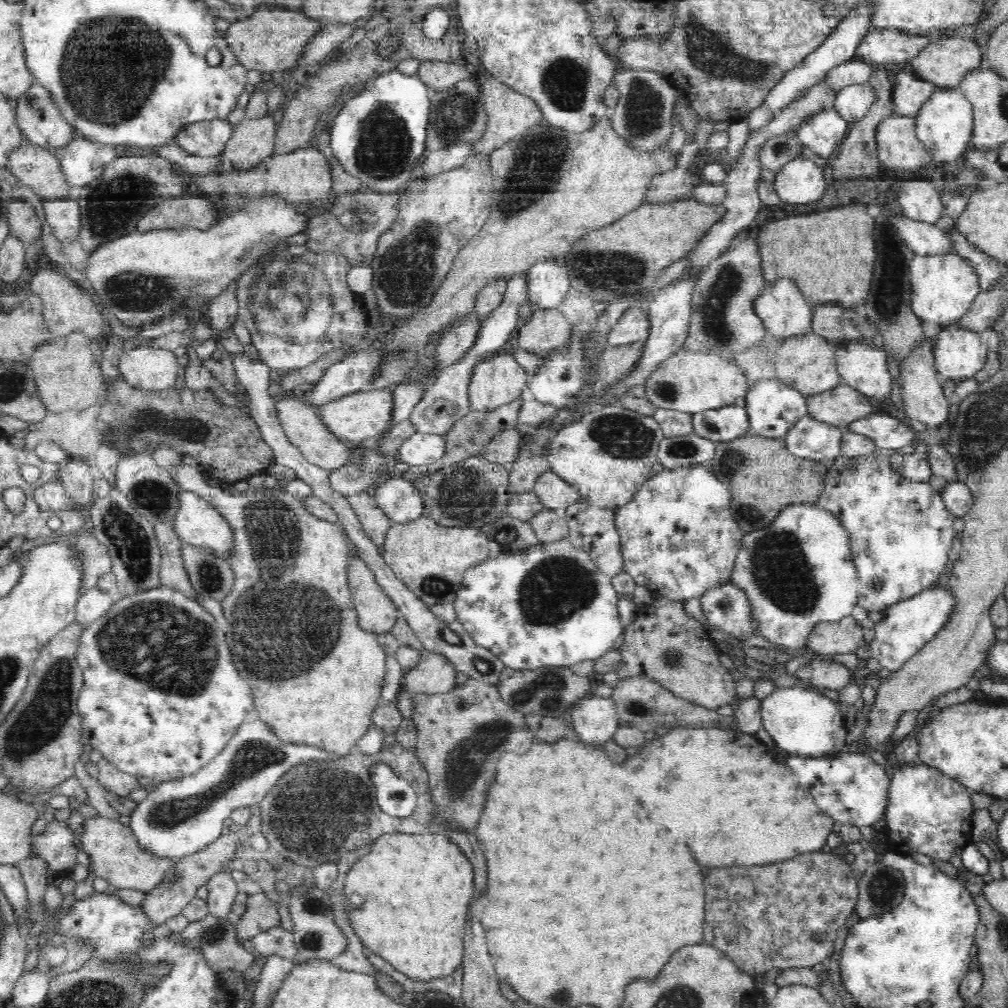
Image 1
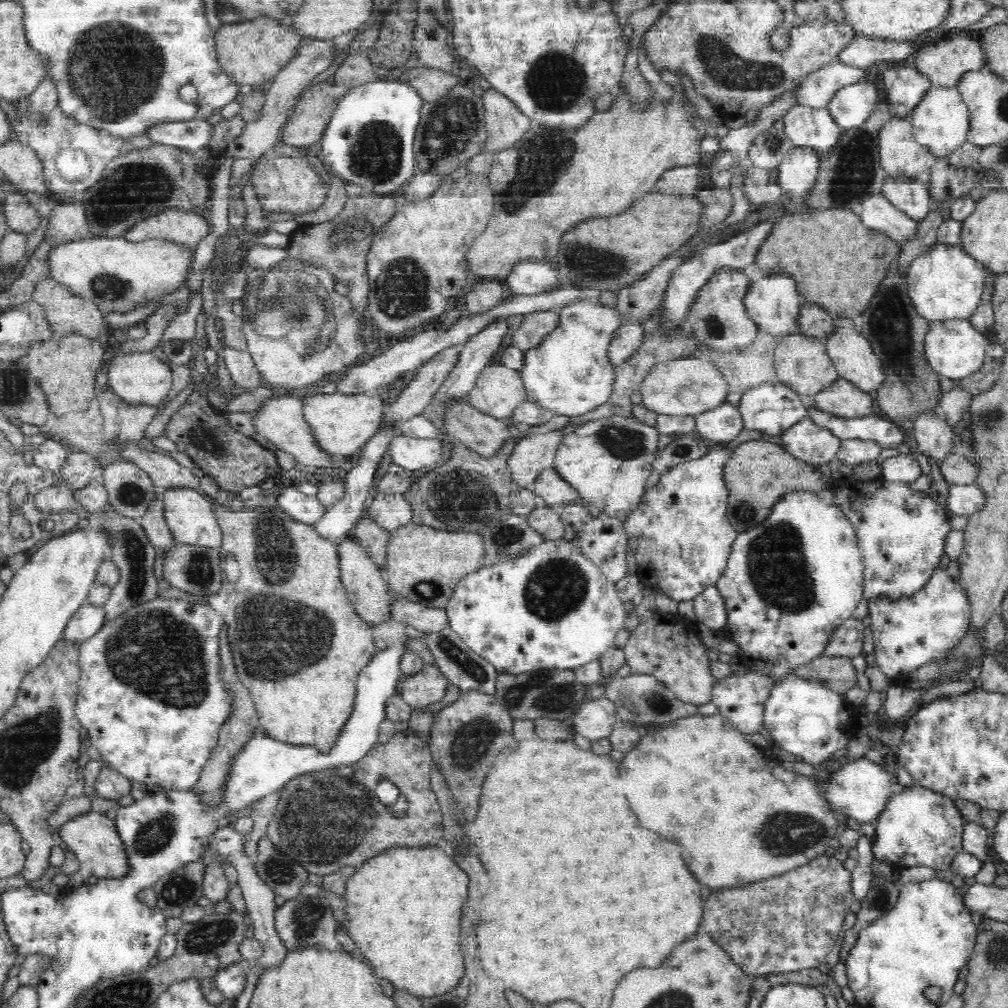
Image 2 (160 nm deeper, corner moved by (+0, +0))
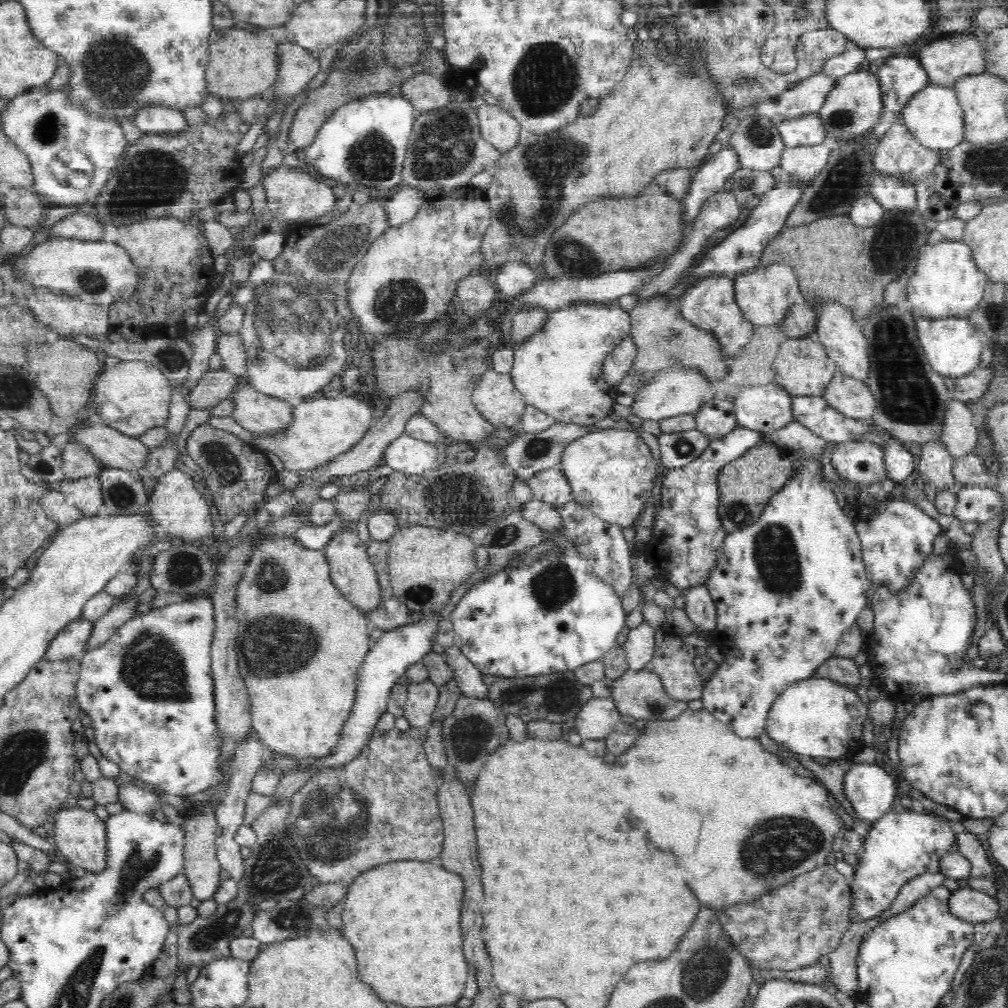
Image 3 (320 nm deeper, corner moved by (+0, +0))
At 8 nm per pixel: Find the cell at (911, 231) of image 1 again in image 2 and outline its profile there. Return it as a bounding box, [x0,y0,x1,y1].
[857,193,918,243]

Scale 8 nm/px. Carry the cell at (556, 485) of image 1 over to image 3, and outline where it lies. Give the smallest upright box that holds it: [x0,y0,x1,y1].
[526,467,575,507]

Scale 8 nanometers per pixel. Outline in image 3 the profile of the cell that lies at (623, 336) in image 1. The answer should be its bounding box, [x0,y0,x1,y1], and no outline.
[602,338,637,391]

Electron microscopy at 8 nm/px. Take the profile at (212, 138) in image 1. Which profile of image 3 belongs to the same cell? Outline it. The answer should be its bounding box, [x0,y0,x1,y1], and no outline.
[133,105,190,134]

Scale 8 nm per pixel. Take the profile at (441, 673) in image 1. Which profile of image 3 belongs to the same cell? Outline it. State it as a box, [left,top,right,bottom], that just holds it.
[403,680,439,731]

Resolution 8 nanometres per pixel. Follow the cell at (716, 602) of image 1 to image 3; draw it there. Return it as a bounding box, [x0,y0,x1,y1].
[683,585,716,631]

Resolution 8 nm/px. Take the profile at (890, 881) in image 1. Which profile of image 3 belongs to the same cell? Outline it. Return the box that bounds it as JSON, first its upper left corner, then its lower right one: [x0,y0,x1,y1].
[826,916,879,999]

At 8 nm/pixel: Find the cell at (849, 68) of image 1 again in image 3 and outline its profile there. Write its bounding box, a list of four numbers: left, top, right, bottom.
[756,73,838,128]

